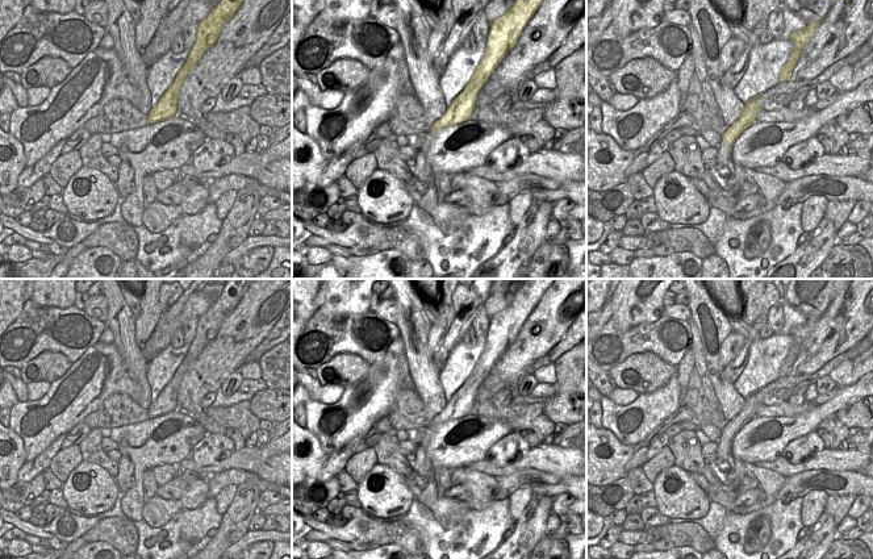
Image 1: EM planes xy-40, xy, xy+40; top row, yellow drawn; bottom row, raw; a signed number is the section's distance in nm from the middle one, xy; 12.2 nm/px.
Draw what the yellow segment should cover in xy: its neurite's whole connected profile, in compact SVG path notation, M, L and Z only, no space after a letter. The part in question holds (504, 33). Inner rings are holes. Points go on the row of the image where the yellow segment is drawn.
M517 0L501 17L490 24L486 49L472 78L452 100L444 114L434 122L431 134L438 130L469 120L477 95L510 49L513 49L530 18L543 0Z

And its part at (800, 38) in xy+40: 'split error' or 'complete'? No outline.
complete

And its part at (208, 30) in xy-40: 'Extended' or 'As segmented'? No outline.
As segmented.

